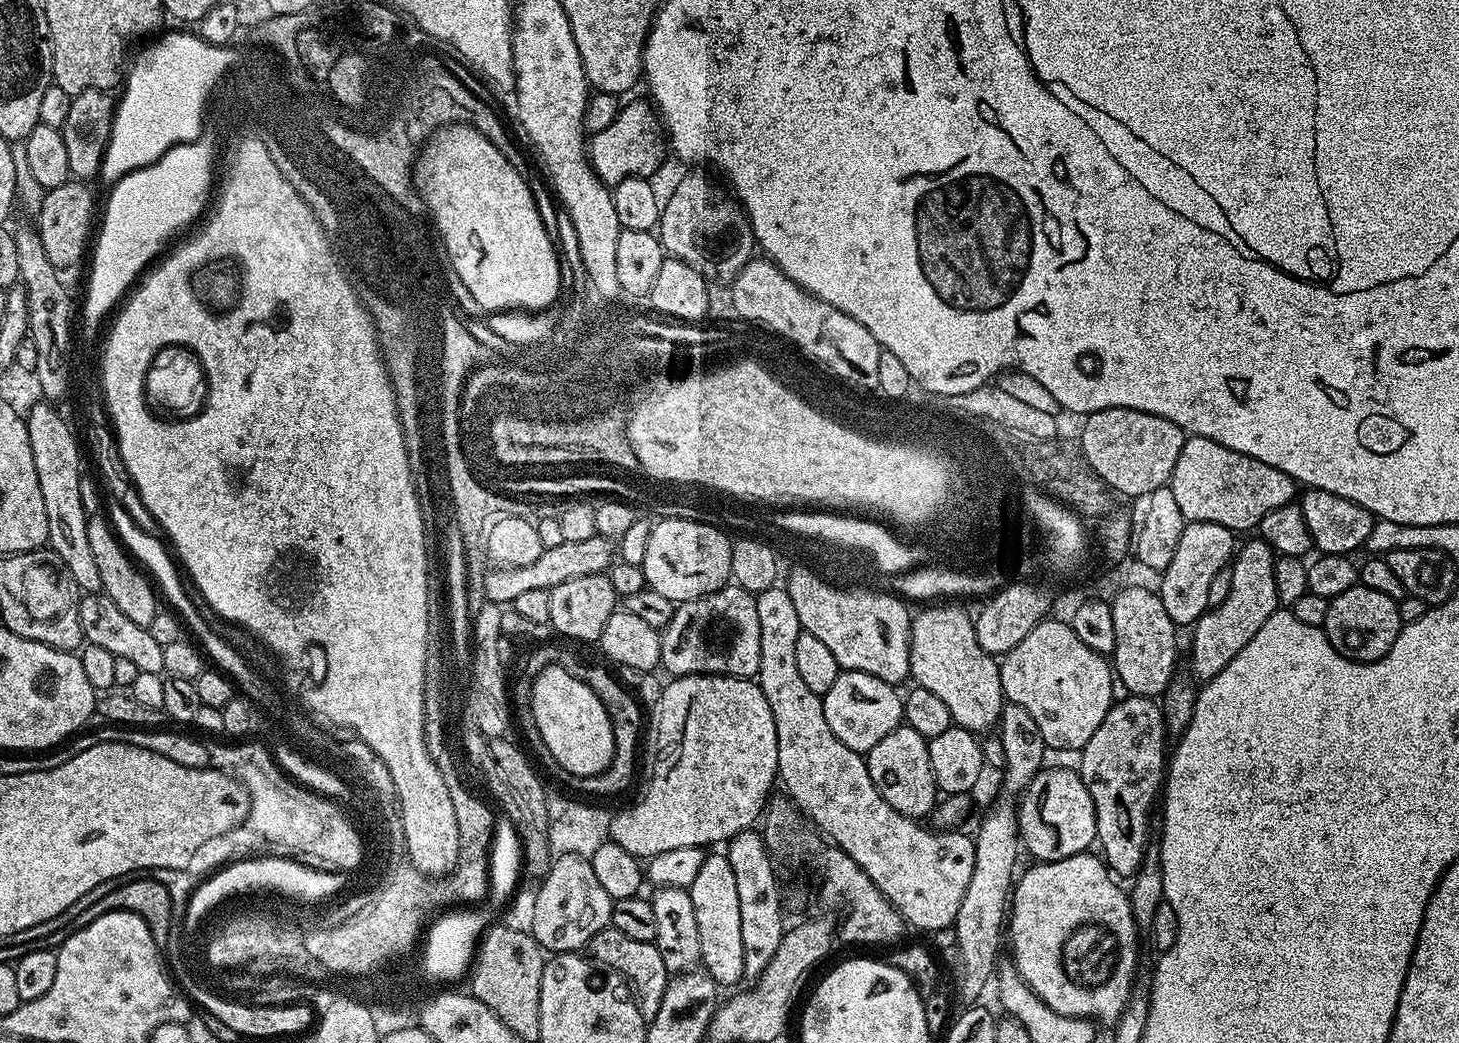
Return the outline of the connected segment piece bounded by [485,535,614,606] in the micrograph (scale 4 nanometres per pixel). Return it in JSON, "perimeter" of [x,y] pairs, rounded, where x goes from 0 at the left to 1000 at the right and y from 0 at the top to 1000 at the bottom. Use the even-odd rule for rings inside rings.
{"perimeter":[[[405,514],[400,520],[385,520],[385,523],[373,525],[369,531],[367,539],[354,545],[338,544],[332,550],[332,570],[337,578],[343,581],[350,580],[355,573],[355,570],[363,566],[380,565],[385,558],[391,558],[391,554],[399,554],[402,550],[412,550],[420,540],[420,519],[414,514]]]}

